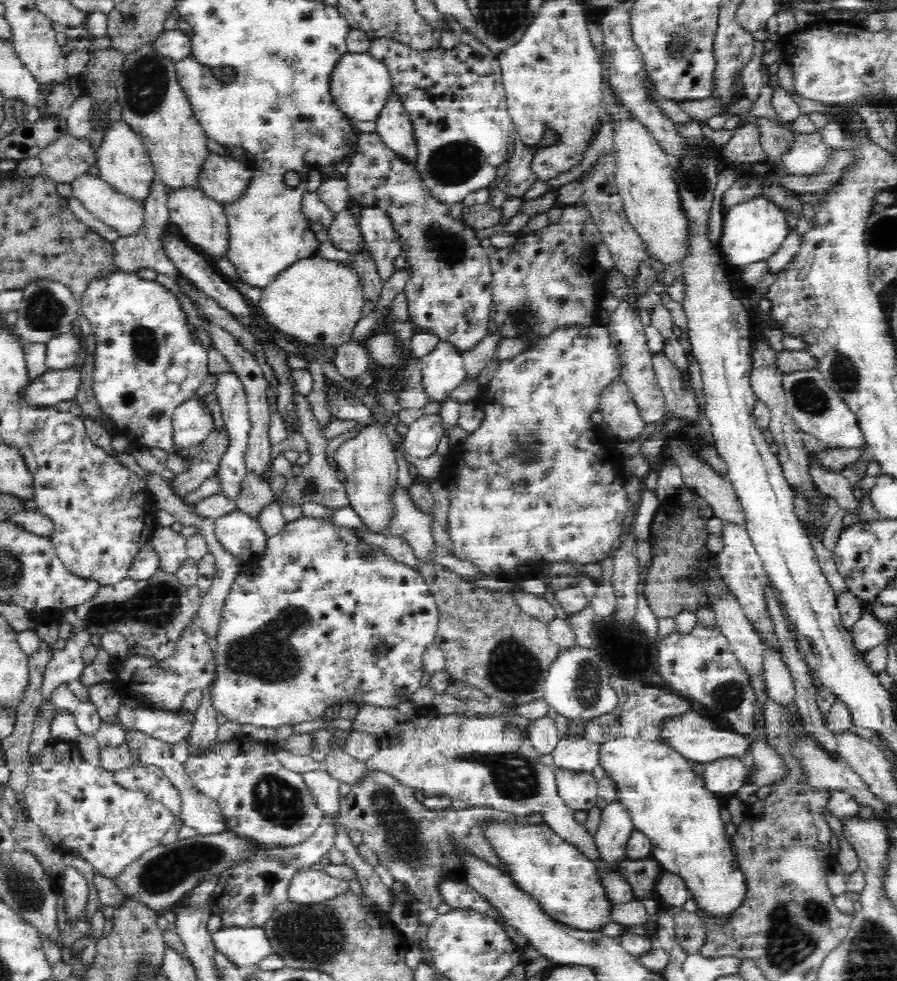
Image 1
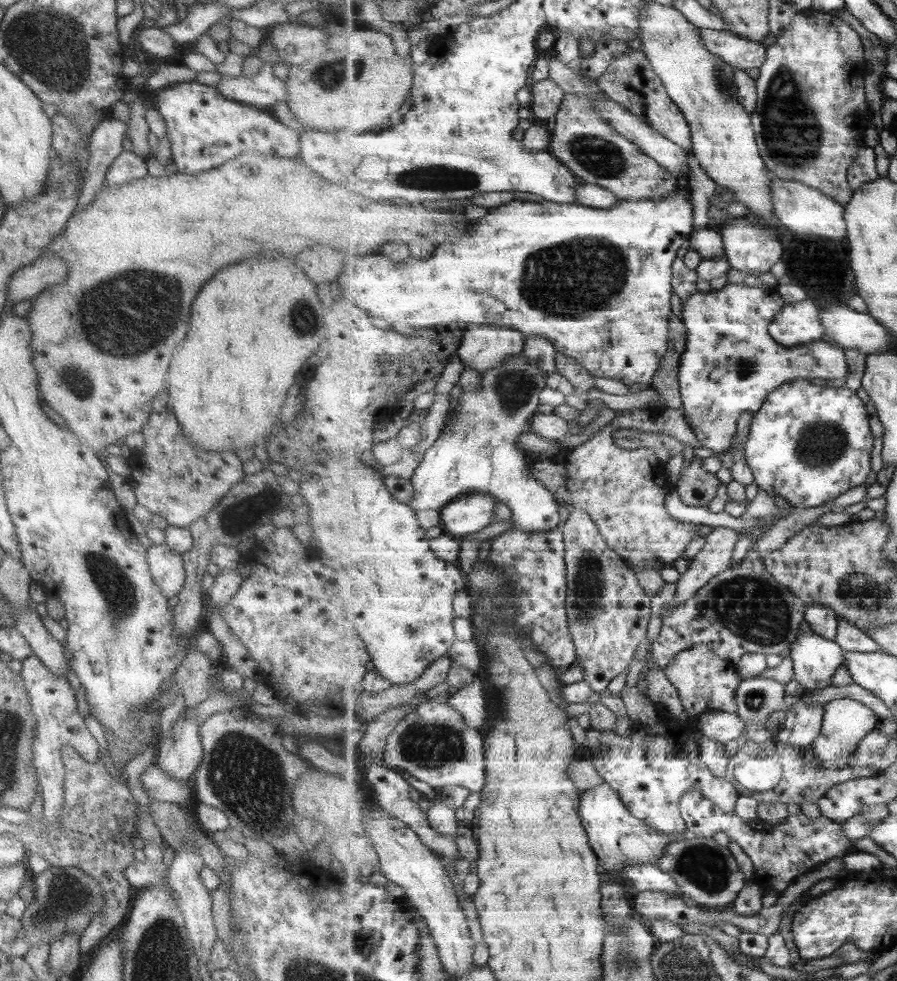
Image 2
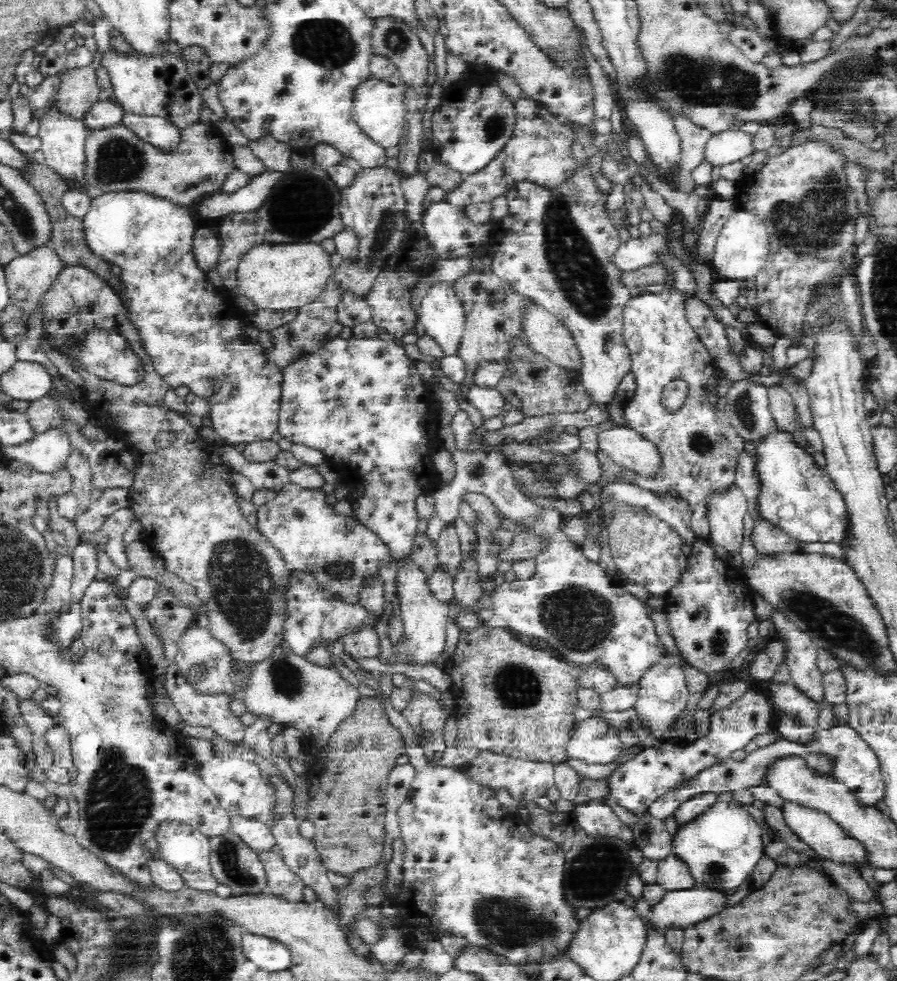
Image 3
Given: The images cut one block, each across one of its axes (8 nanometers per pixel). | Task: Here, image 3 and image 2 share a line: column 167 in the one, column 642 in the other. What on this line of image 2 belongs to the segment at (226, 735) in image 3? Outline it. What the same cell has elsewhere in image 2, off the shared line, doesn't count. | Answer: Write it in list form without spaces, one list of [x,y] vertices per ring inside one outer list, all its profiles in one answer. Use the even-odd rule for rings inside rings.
[[[755,517],[758,526],[748,532],[737,532],[739,538],[750,539],[749,557],[738,565],[722,572],[709,581],[699,592],[685,603],[677,603],[669,615],[662,620],[660,633],[651,644],[651,656],[644,662],[638,676],[637,687],[647,695],[647,682],[643,680],[651,667],[648,661],[655,663],[665,672],[667,665],[673,662],[680,652],[693,648],[701,642],[709,644],[725,660],[737,665],[745,654],[778,655],[792,648],[799,637],[799,628],[805,620],[805,606],[801,598],[793,594],[789,587],[783,586],[765,566],[764,559],[753,548],[775,527],[777,517]]]

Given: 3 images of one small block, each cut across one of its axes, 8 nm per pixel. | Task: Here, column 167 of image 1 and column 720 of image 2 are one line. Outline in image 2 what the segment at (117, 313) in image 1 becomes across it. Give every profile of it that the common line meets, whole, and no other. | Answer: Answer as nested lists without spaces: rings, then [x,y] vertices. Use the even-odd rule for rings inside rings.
[[[729,283],[722,289],[713,289],[708,293],[697,293],[682,303],[682,319],[687,324],[687,350],[681,357],[679,382],[684,403],[685,420],[701,447],[710,448],[711,451],[721,453],[729,452],[732,440],[738,435],[738,423],[746,412],[752,412],[754,418],[769,394],[777,391],[785,382],[797,378],[823,378],[835,380],[845,378],[849,372],[847,356],[843,347],[837,348],[824,341],[813,341],[797,346],[783,346],[777,343],[769,332],[769,325],[777,318],[777,314],[785,307],[783,298],[779,296],[776,287],[752,287]],[[717,370],[727,370],[719,379],[711,380],[711,374]]]

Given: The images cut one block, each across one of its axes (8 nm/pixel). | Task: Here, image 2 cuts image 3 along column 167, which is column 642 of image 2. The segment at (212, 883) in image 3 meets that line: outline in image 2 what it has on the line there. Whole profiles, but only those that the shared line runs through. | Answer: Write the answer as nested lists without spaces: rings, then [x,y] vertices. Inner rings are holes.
[[[601,783],[593,789],[581,792],[581,818],[584,821],[585,830],[588,831],[589,842],[599,856],[602,864],[603,879],[624,879],[624,867],[637,864],[659,864],[665,849],[673,844],[673,841],[689,838],[689,832],[683,836],[671,838],[669,834],[661,834],[652,826],[644,823],[640,818],[631,814],[629,807],[625,805],[621,795],[609,783]]]

